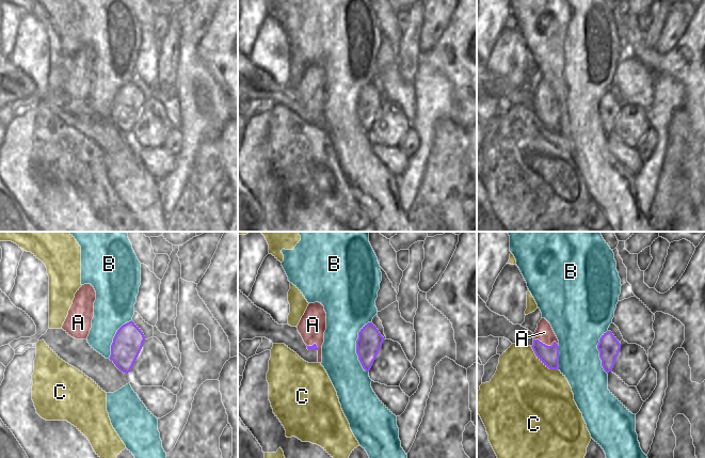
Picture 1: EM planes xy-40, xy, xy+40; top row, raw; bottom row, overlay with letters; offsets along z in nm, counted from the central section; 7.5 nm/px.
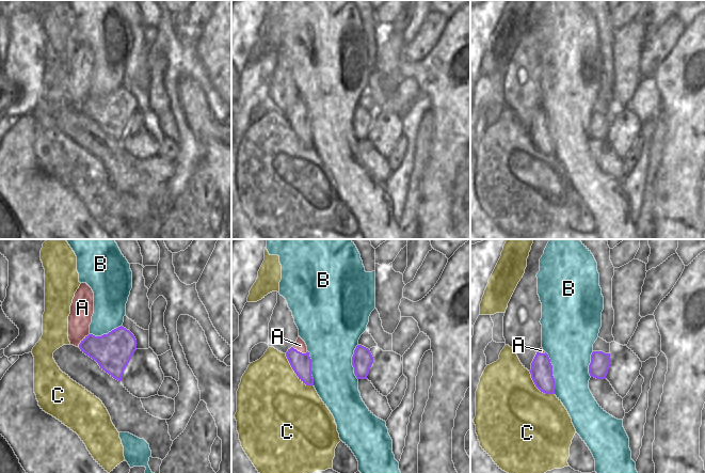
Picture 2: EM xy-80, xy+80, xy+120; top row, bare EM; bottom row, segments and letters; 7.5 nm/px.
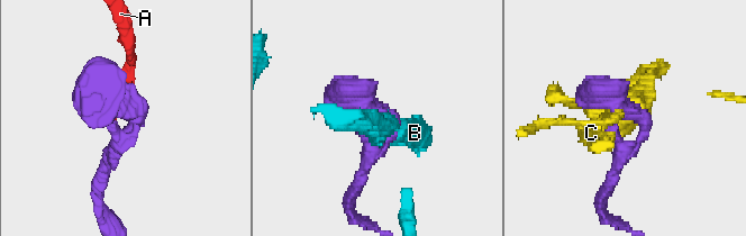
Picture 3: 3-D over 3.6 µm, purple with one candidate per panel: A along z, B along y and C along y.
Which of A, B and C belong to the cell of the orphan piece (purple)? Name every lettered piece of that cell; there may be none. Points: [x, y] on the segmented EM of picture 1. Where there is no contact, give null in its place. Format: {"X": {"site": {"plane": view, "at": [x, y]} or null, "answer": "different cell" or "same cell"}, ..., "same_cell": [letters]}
{"A": {"site": {"plane": "xy+40", "at": [546, 345]}, "answer": "same cell"}, "B": {"site": {"plane": "xy", "at": [356, 347]}, "answer": "different cell"}, "C": {"site": {"plane": "xy+40", "at": [543, 362]}, "answer": "different cell"}, "same_cell": ["A"]}

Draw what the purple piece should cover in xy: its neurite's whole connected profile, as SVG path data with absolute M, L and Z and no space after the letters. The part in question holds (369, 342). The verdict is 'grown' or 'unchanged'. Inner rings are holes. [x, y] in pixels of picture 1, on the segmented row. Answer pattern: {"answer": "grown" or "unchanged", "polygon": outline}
{"answer": "unchanged", "polygon": "M372 322L365 325L358 332L356 353L366 372L369 372L381 347L384 337Z"}

